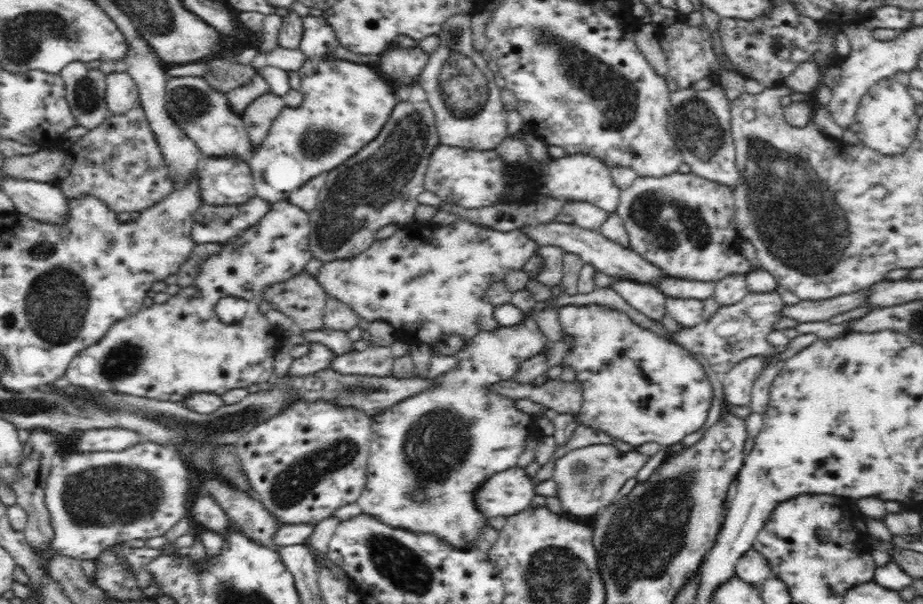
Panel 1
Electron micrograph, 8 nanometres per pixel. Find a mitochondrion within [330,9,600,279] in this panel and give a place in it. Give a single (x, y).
(464, 89)

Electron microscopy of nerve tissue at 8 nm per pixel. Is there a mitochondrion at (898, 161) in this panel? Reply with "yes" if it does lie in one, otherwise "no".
no

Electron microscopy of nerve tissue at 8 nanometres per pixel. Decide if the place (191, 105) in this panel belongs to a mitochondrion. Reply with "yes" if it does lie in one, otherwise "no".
yes

